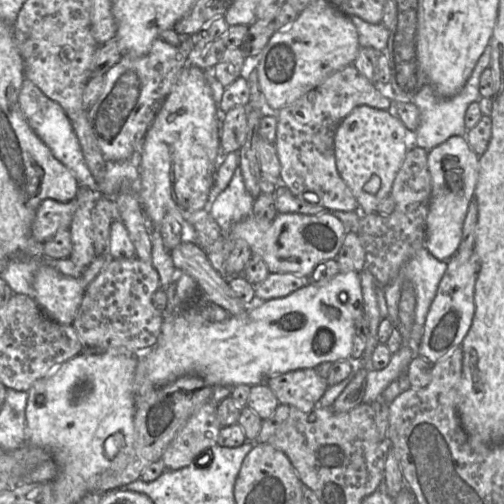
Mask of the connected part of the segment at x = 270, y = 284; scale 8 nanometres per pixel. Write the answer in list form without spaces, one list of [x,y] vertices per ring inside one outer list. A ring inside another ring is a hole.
[[[270,273],[263,282],[254,285],[256,302],[285,297],[308,284],[308,276]]]

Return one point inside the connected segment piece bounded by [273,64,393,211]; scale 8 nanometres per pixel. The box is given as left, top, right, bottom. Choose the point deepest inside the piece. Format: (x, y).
(304, 144)

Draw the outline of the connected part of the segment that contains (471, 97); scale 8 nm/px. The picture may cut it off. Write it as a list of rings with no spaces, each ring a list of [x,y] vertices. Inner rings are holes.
[[[488,45],[477,61],[472,74],[468,78],[463,88],[453,97],[440,97],[436,94],[433,86],[430,83],[426,83],[420,89],[420,91],[412,99],[412,102],[419,109],[420,123],[416,131],[410,135],[410,145],[419,146],[429,152],[451,136],[466,136],[467,128],[464,122],[465,113],[469,104],[474,101],[478,101],[480,98],[480,76],[487,67],[490,67],[490,61],[491,46]]]

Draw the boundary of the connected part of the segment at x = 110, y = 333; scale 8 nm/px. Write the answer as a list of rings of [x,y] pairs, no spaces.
[[[136,256],[111,259],[87,287],[72,326],[85,347],[100,347],[105,351],[124,348],[135,355],[145,352],[157,342],[164,321],[164,313],[157,310],[152,303],[153,294],[158,289],[159,274],[151,262],[144,262]]]

